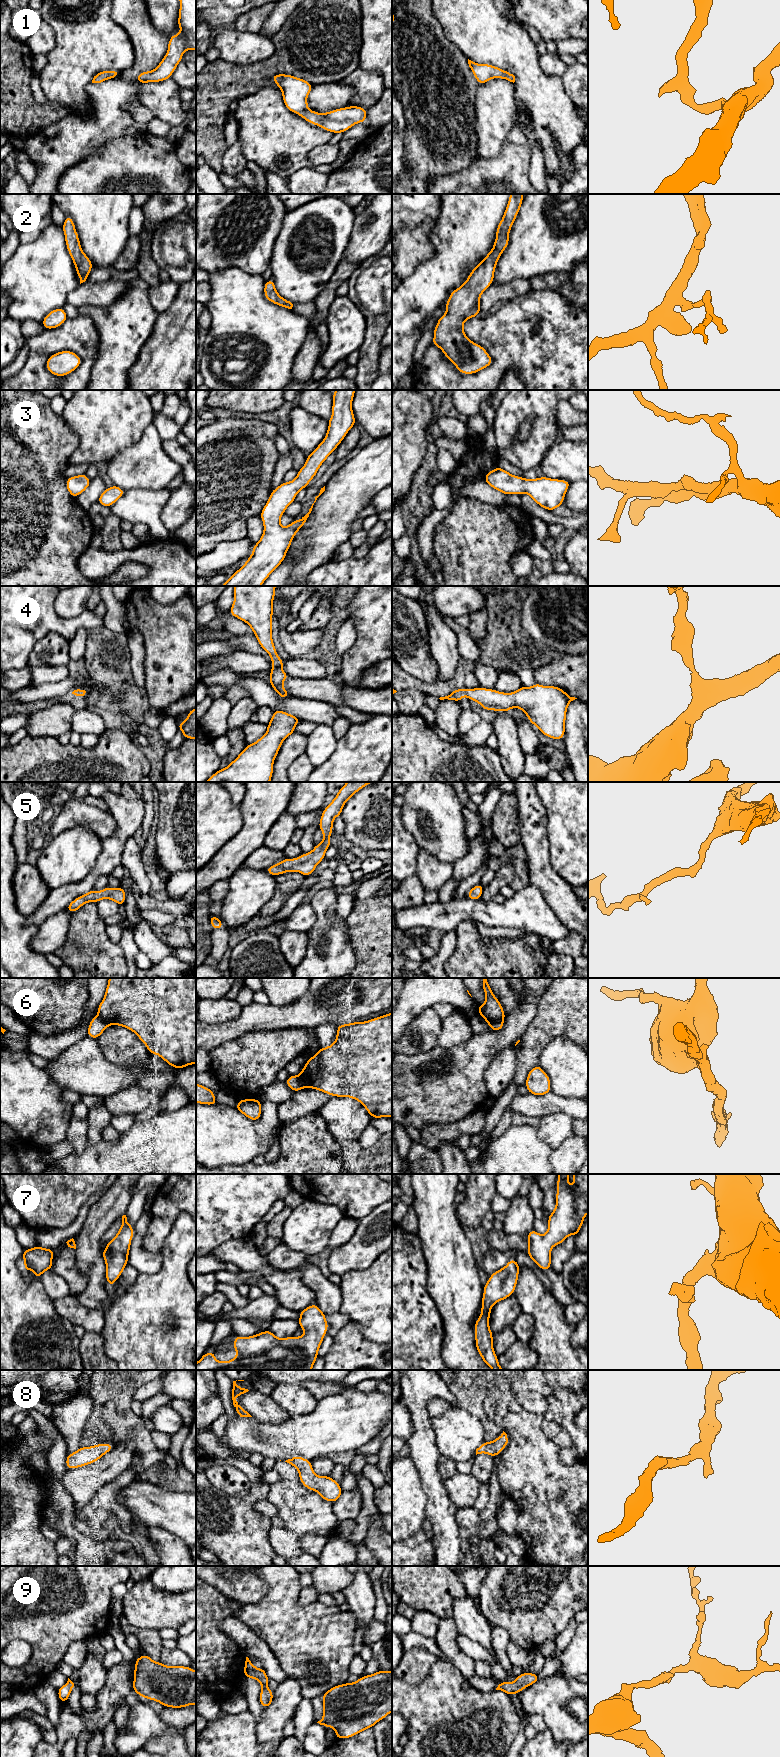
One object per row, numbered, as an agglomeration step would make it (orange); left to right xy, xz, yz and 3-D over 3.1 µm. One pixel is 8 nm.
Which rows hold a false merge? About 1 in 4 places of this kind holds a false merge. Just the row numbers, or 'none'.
6

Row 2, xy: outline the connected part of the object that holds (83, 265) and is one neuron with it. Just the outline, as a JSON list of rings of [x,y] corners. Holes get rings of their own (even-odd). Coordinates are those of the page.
[[[65,216],[62,230],[65,235],[67,250],[73,260],[81,284],[88,280],[93,264],[87,255],[82,251],[78,233],[75,230],[74,221],[70,216]]]

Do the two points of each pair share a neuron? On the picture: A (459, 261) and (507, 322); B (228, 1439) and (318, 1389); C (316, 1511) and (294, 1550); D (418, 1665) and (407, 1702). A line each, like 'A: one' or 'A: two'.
A: two
B: two
C: two
D: two

